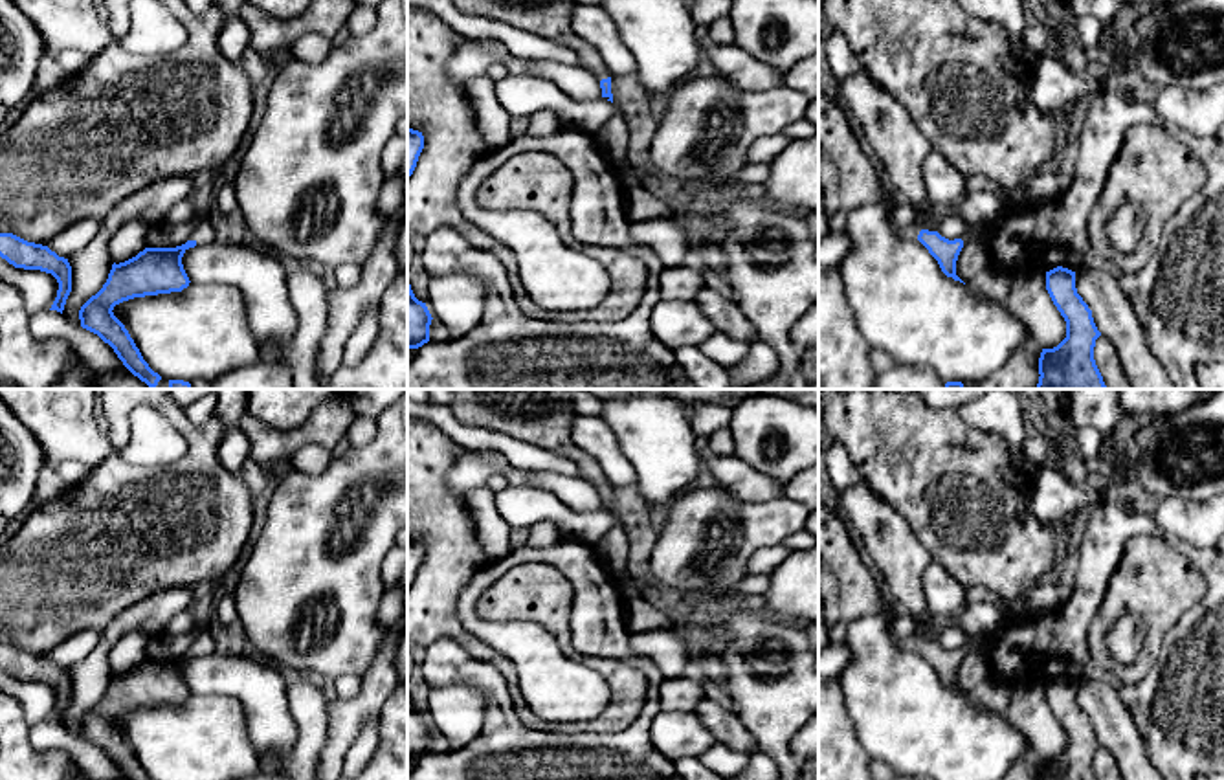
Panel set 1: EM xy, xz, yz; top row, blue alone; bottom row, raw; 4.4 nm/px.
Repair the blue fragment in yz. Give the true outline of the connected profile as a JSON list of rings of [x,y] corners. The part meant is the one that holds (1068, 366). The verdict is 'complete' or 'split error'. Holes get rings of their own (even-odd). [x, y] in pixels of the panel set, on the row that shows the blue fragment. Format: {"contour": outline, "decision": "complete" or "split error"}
{"contour": [[[1063,266],[1046,272],[1046,290],[1066,321],[1066,338],[1053,349],[1042,349],[1037,389],[1107,389],[1094,360],[1101,332],[1077,294],[1075,272]]], "decision": "complete"}

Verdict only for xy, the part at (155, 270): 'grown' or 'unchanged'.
grown

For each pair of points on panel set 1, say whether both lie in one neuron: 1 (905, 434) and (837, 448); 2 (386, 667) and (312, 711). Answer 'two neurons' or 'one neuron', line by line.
1: two neurons
2: one neuron

